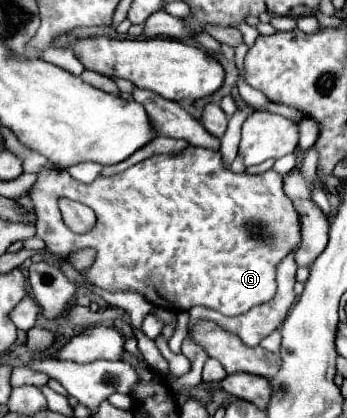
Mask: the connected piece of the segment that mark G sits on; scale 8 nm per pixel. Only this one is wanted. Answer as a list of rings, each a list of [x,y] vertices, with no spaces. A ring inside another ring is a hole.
[[[187,147],[183,153],[179,153],[177,157],[151,157],[149,161],[143,161],[119,175],[113,177],[97,177],[93,183],[85,185],[75,181],[67,171],[59,171],[59,169],[47,169],[39,173],[37,183],[33,185],[31,191],[33,197],[33,205],[35,205],[35,213],[39,215],[37,219],[37,237],[43,239],[47,243],[47,249],[53,251],[59,259],[67,257],[71,251],[81,249],[81,247],[93,247],[97,251],[97,259],[93,263],[93,267],[85,273],[85,277],[91,283],[103,283],[103,289],[107,291],[137,291],[141,295],[145,295],[155,307],[163,307],[169,309],[173,313],[179,311],[187,311],[195,305],[205,305],[211,307],[223,315],[239,315],[249,311],[253,305],[259,305],[261,301],[269,301],[269,297],[273,297],[275,293],[275,269],[281,263],[281,259],[295,251],[301,243],[301,221],[299,221],[299,213],[293,207],[293,203],[289,201],[289,197],[285,197],[283,193],[283,177],[277,171],[267,171],[263,175],[245,175],[245,173],[233,173],[223,165],[221,153],[213,151],[213,149],[205,149],[205,147]],[[67,197],[73,201],[83,201],[85,205],[89,205],[95,213],[97,213],[97,225],[89,231],[89,233],[73,233],[63,221],[61,221],[61,211],[59,211],[59,199]]]

